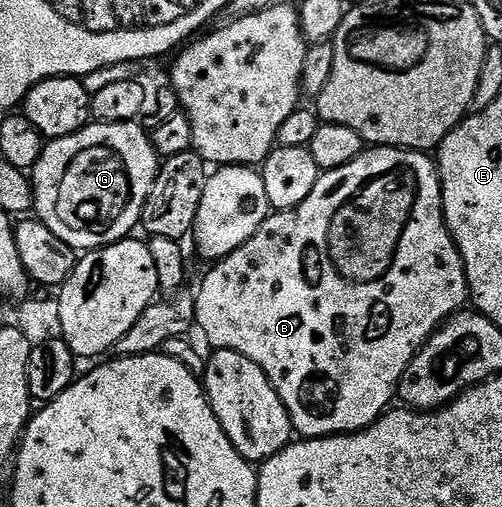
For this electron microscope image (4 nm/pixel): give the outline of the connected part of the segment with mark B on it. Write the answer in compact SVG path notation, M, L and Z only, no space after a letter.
M370 146L352 158L348 166L322 172L316 186L312 186L312 194L308 194L298 208L275 211L267 216L256 234L244 242L244 246L232 250L232 254L217 261L211 268L214 269L203 278L194 296L197 327L202 327L211 349L227 348L236 354L244 354L244 358L252 358L252 362L268 374L268 382L272 382L276 394L280 394L288 410L291 429L302 438L361 432L369 424L375 424L379 416L391 407L390 399L395 399L400 378L412 358L468 300L464 262L450 236L446 216L442 213L442 180L438 177L437 163L425 152L408 152L405 148Z

